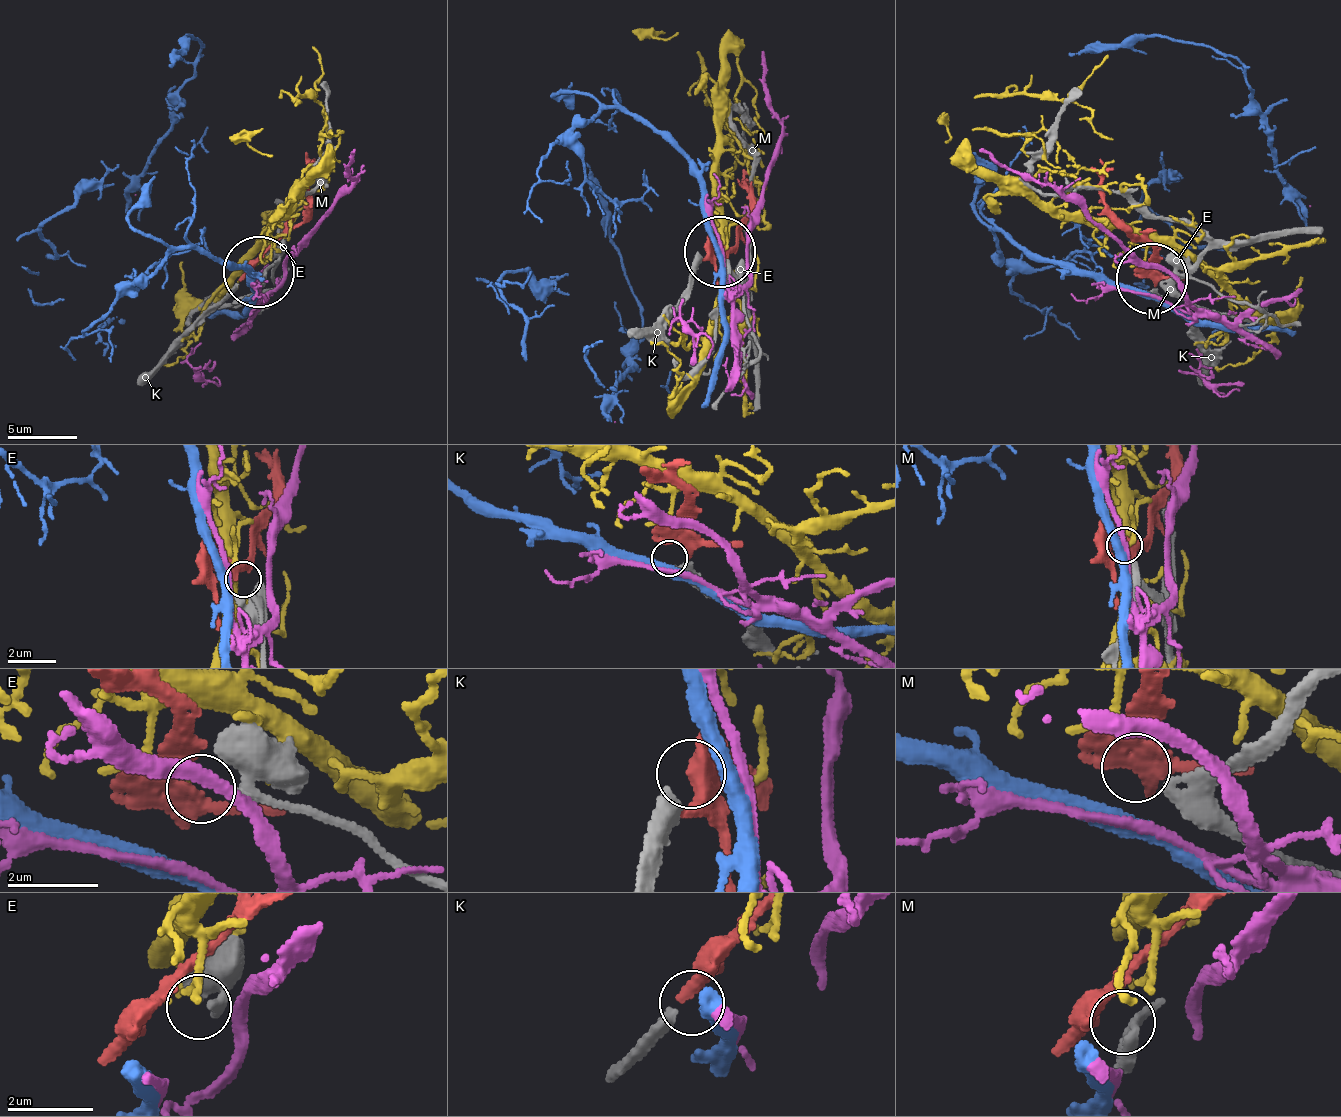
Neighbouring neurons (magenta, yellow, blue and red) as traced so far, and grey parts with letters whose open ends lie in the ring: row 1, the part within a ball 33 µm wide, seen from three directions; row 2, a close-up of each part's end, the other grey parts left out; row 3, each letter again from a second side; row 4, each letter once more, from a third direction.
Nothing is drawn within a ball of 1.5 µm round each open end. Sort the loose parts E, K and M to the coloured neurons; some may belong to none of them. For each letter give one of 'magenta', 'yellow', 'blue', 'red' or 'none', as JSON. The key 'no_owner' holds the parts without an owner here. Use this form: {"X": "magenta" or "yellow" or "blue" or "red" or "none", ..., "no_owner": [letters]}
{"E": "none", "K": "red", "M": "none", "no_owner": ["E", "M"]}

